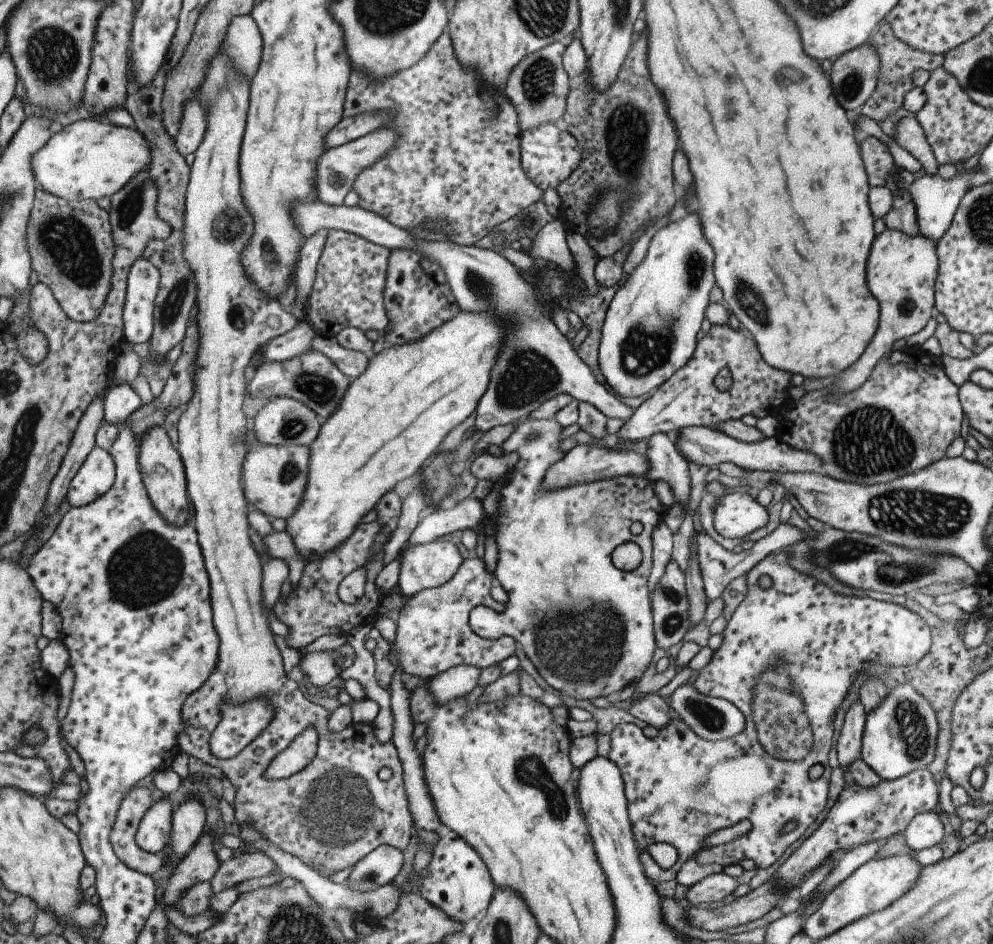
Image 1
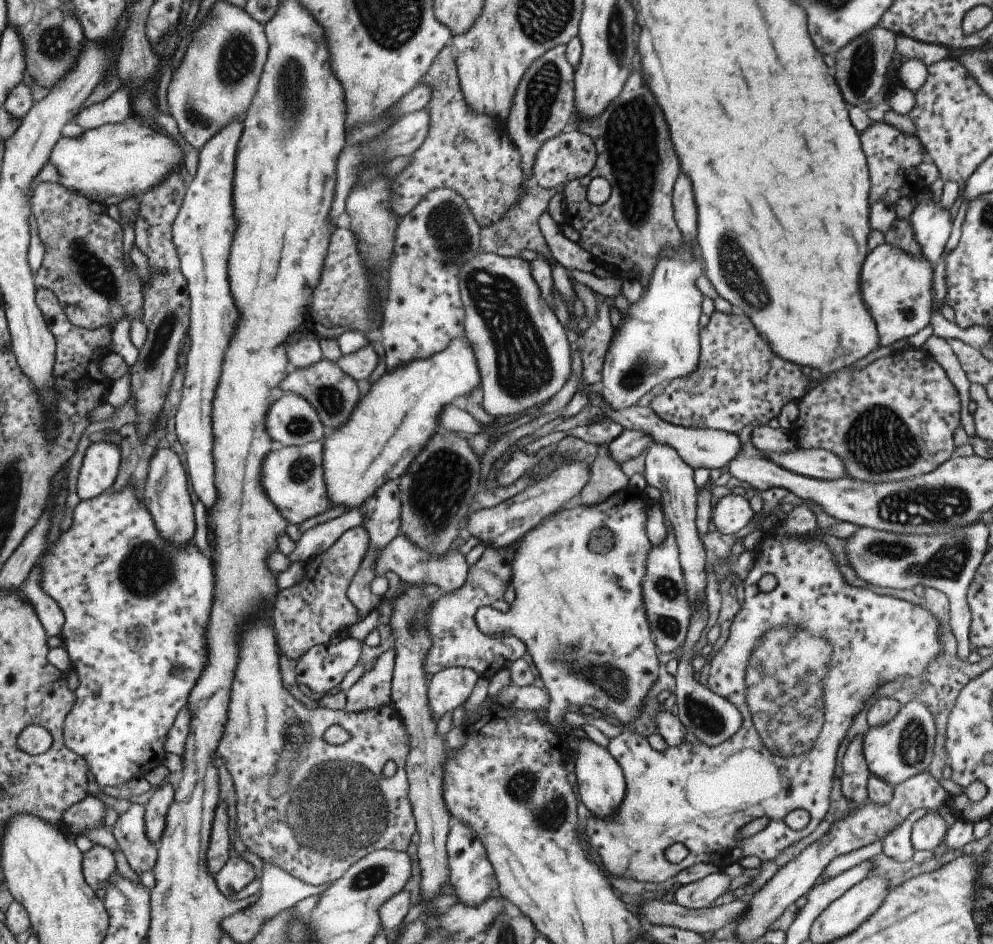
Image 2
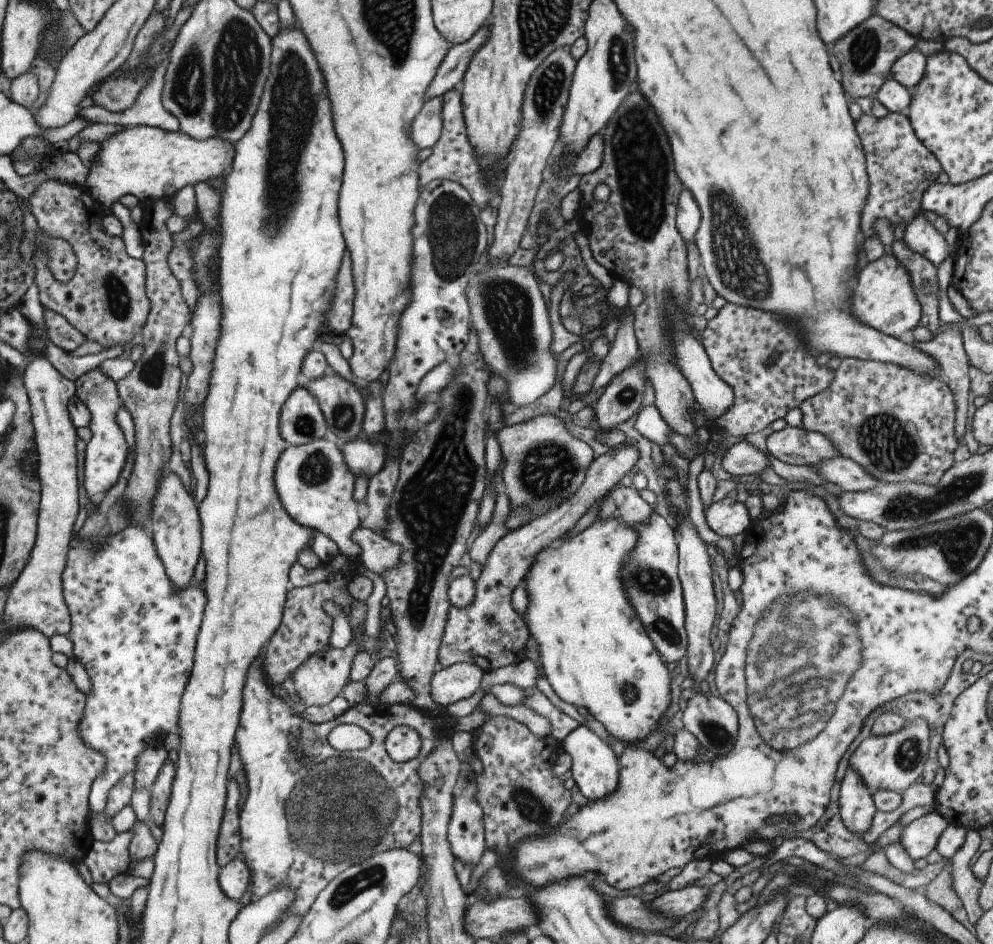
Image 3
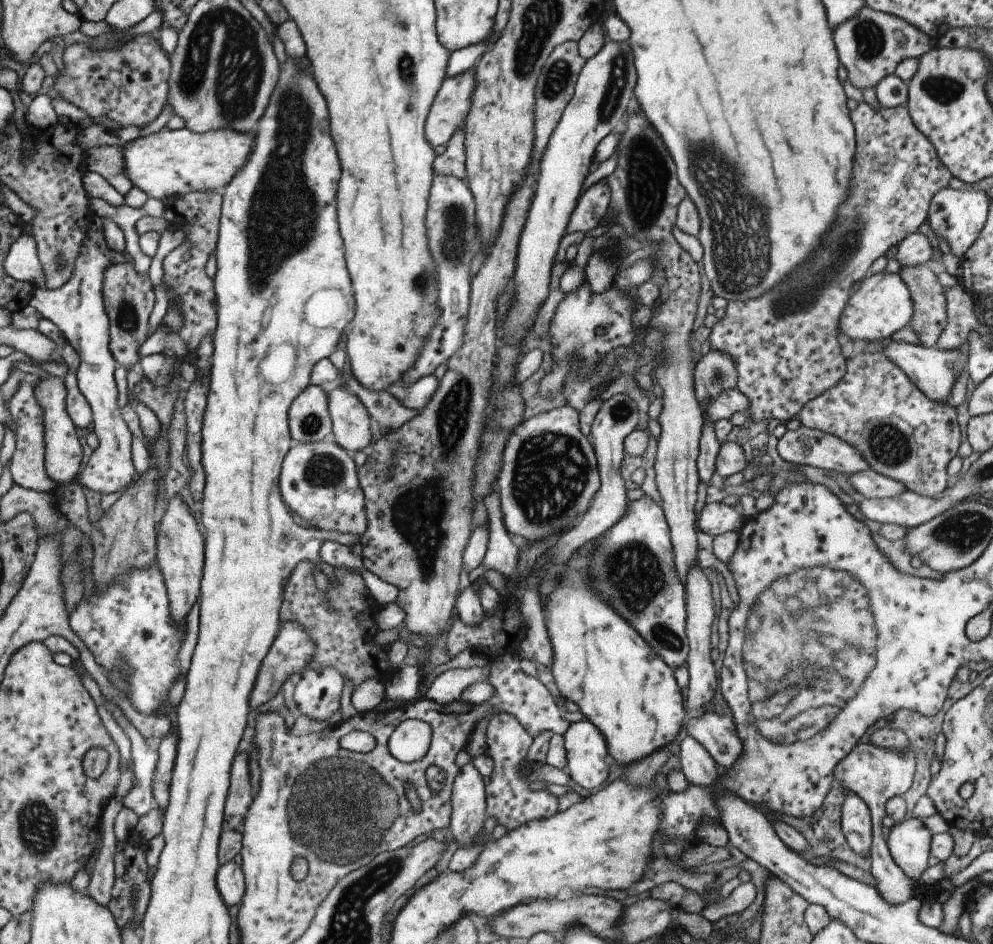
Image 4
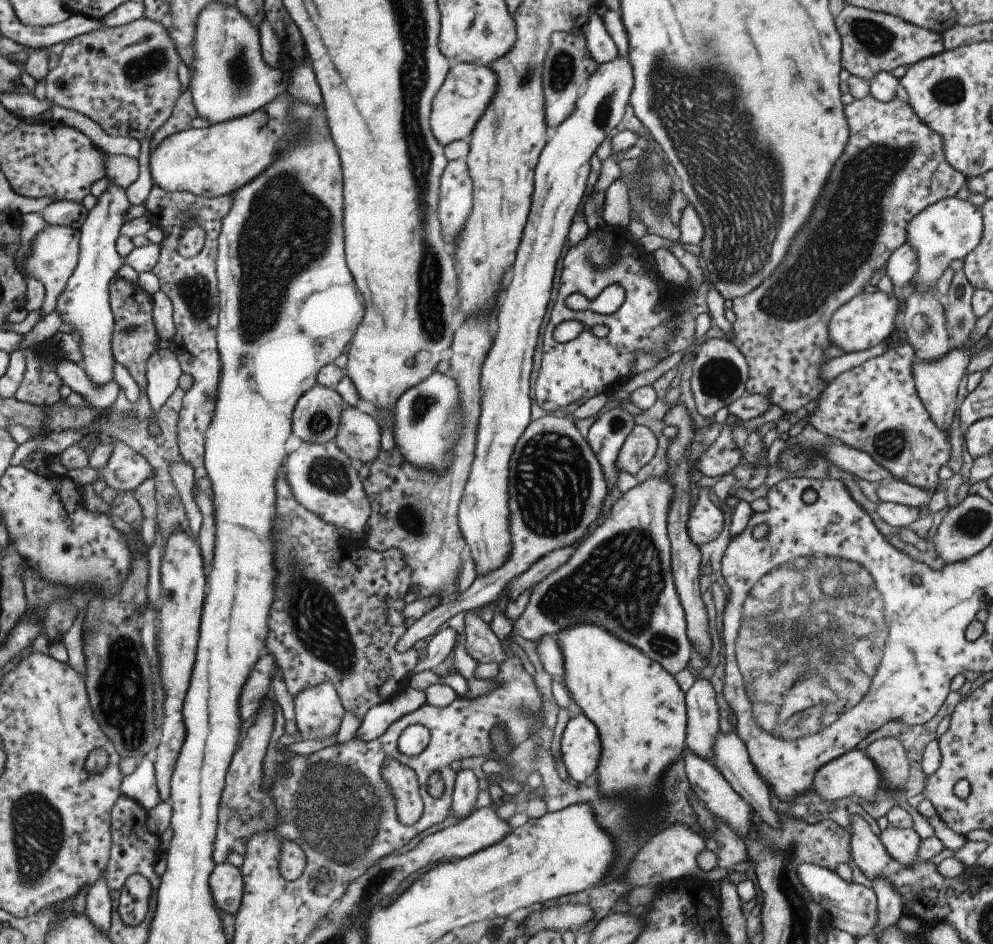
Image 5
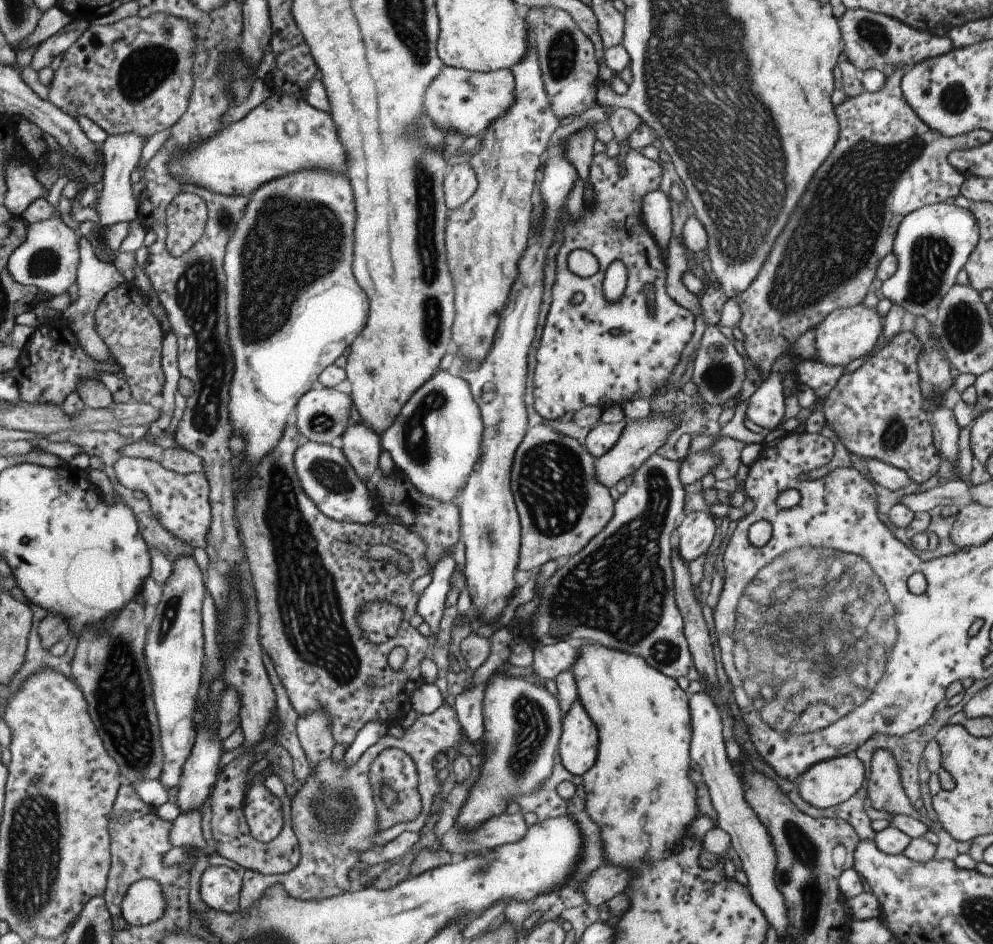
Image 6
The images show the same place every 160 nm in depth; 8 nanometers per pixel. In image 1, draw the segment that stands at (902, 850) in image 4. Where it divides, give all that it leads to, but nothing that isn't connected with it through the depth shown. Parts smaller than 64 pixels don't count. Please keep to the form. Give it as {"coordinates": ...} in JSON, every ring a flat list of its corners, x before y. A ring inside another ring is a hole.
{"coordinates":[[921,812,909,820,901,834,906,848,919,851,938,846,943,838,943,824,935,812]]}

